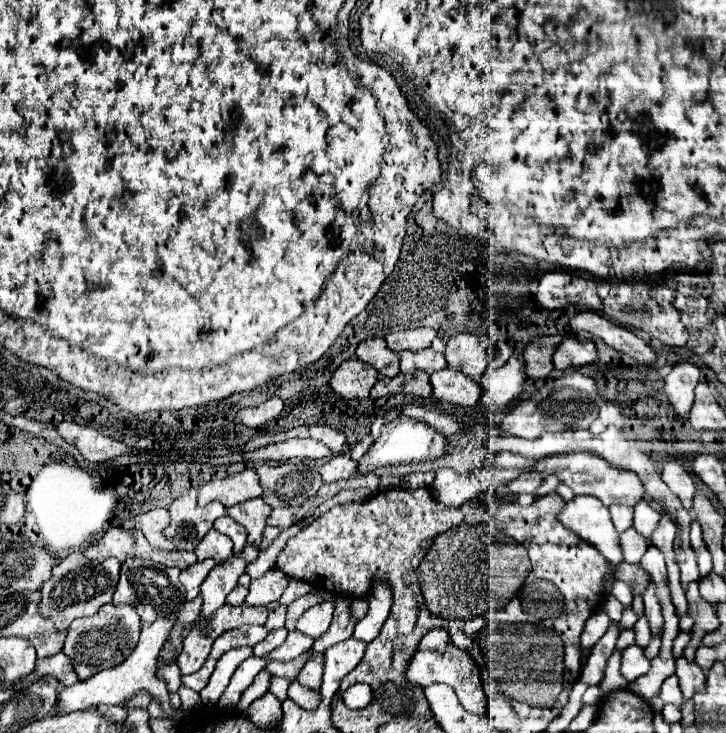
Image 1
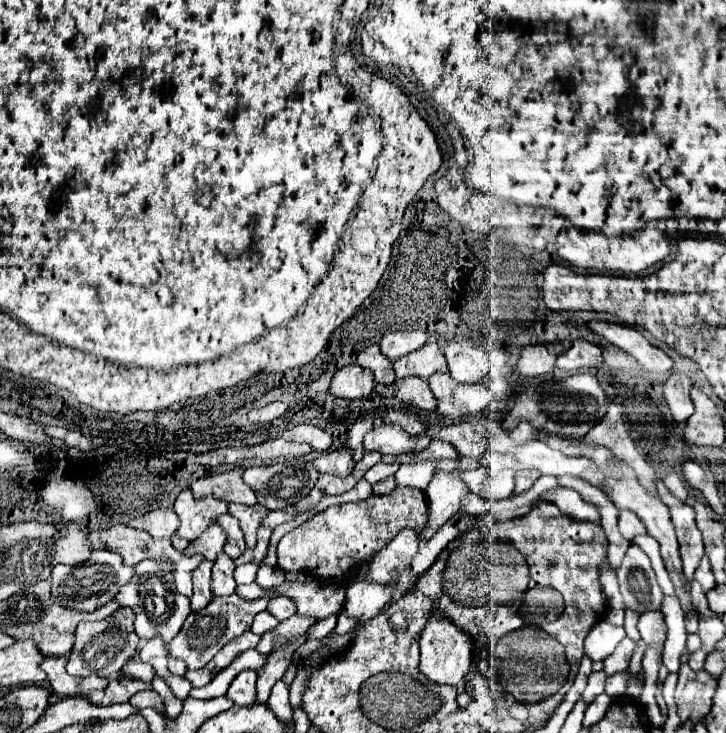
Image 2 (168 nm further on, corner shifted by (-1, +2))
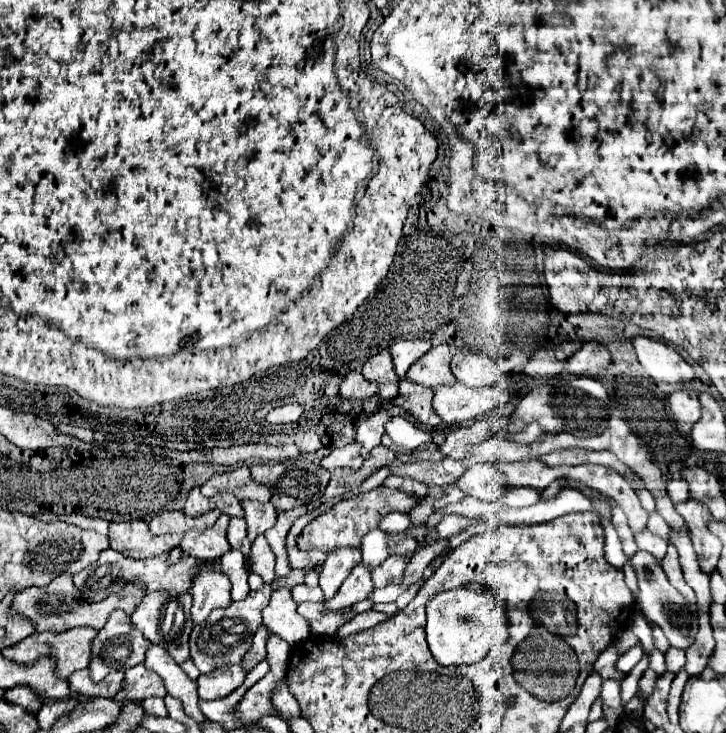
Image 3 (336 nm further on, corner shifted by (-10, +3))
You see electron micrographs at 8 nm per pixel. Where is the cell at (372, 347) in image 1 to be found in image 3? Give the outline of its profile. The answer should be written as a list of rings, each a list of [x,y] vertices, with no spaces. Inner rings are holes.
[[[388,349],[380,351],[378,355],[374,355],[372,359],[368,359],[362,367],[362,375],[370,381],[376,381],[378,383],[378,393],[382,399],[390,401],[396,397],[398,393],[398,375],[394,371],[394,365],[392,365],[392,357],[388,353]]]

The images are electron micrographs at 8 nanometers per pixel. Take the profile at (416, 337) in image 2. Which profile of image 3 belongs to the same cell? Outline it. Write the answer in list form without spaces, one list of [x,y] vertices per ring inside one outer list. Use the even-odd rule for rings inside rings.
[[[396,339],[388,351],[392,353],[392,359],[394,359],[394,367],[396,367],[396,373],[400,379],[404,379],[408,367],[418,361],[428,349],[432,347],[432,341],[428,339]]]

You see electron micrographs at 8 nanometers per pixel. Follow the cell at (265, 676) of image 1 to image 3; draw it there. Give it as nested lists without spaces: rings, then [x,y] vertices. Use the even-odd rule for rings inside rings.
[[[242,661],[224,665],[220,669],[214,669],[212,673],[198,677],[198,695],[200,699],[220,699],[232,693],[232,689],[240,687],[244,677],[246,673]]]

